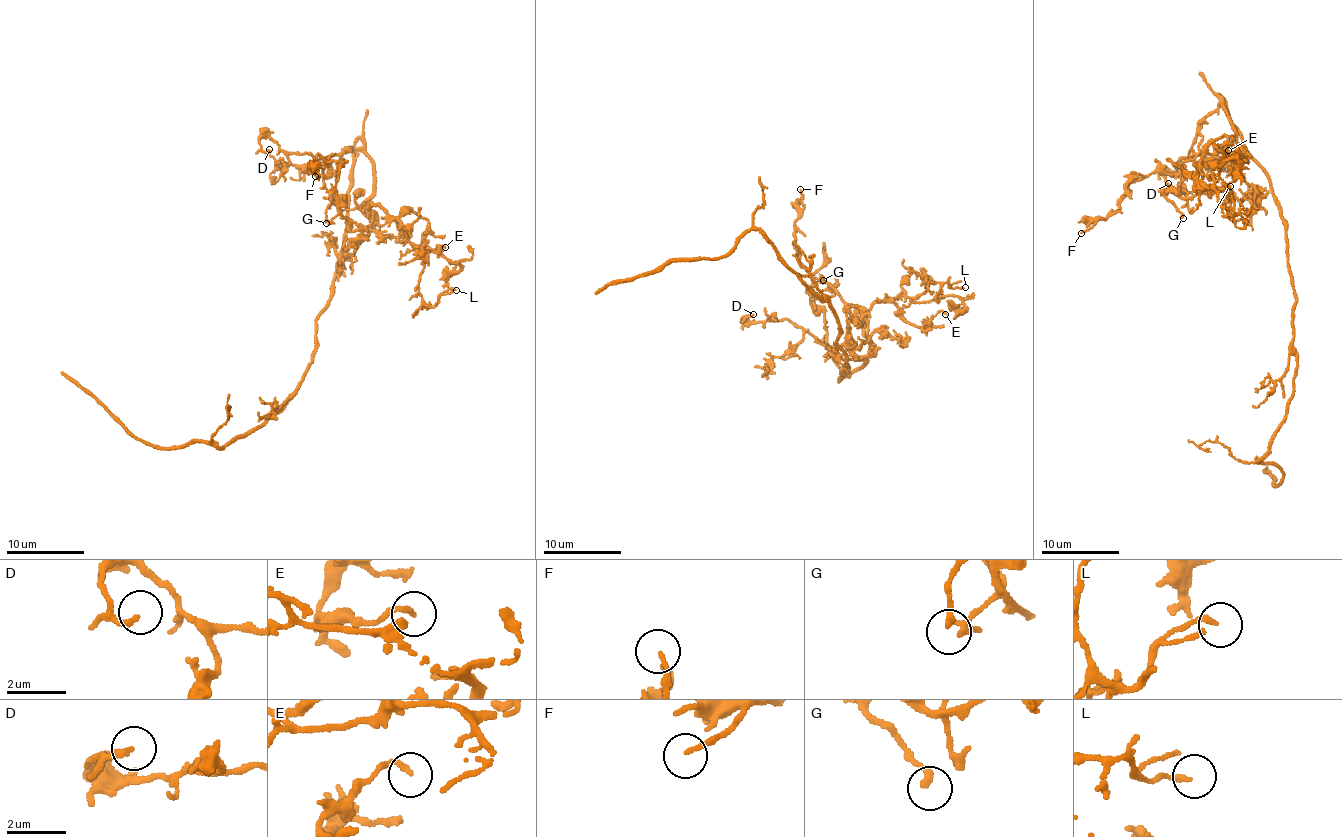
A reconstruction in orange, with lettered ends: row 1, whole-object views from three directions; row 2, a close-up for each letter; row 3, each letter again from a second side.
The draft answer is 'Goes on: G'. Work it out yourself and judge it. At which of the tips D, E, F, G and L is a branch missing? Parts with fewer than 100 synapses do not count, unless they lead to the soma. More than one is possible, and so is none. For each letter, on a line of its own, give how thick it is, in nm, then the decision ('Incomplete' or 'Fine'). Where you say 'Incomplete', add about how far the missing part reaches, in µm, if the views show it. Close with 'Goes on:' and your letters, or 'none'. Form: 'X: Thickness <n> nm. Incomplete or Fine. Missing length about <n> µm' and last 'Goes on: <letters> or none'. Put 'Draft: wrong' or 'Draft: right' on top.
Draft: wrong
D: Thickness 190 nm. Fine
E: Thickness 170 nm. Fine
F: Thickness 150 nm. Fine
G: Thickness 140 nm. Fine
L: Thickness 150 nm. Fine
Goes on: none

